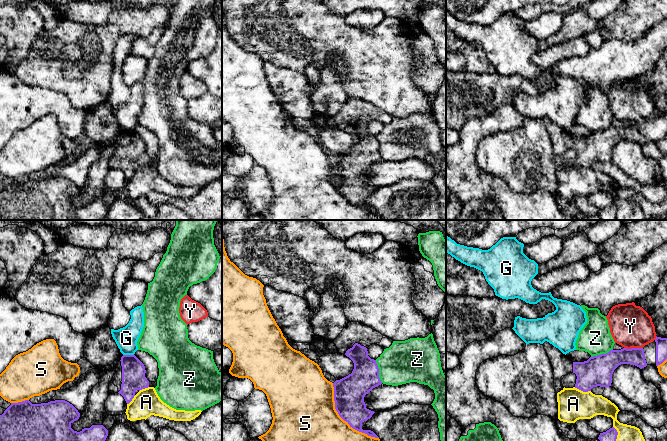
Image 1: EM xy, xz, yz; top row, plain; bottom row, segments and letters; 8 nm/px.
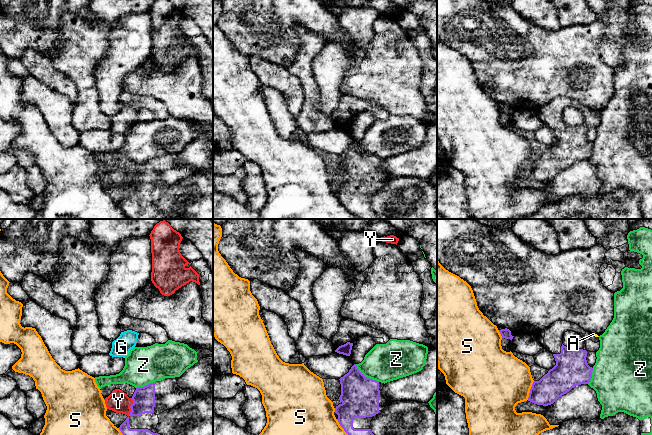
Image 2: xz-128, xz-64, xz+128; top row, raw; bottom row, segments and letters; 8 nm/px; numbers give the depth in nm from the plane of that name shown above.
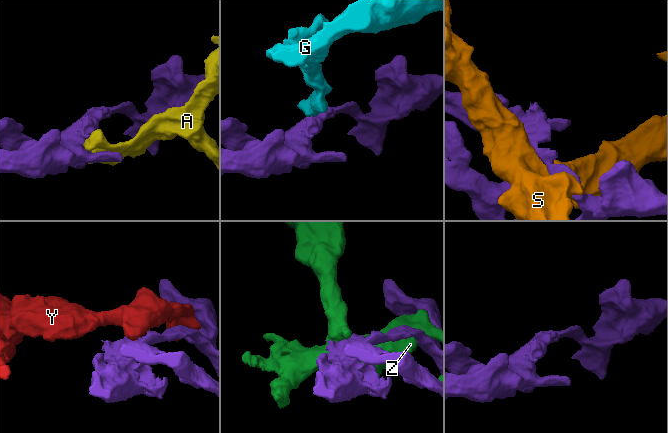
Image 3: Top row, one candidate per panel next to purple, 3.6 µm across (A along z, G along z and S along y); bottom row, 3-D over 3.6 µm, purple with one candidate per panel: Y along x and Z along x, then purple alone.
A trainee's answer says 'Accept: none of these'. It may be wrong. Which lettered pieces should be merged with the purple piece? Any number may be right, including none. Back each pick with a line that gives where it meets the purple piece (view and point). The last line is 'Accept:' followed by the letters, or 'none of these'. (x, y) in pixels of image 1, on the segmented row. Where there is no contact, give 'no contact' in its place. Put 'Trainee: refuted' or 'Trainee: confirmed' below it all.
Accept: none of these
Trainee: confirmed

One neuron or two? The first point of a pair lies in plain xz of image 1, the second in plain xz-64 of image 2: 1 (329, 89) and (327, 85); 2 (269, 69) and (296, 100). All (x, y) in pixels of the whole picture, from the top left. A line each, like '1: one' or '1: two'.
1: one
2: one

